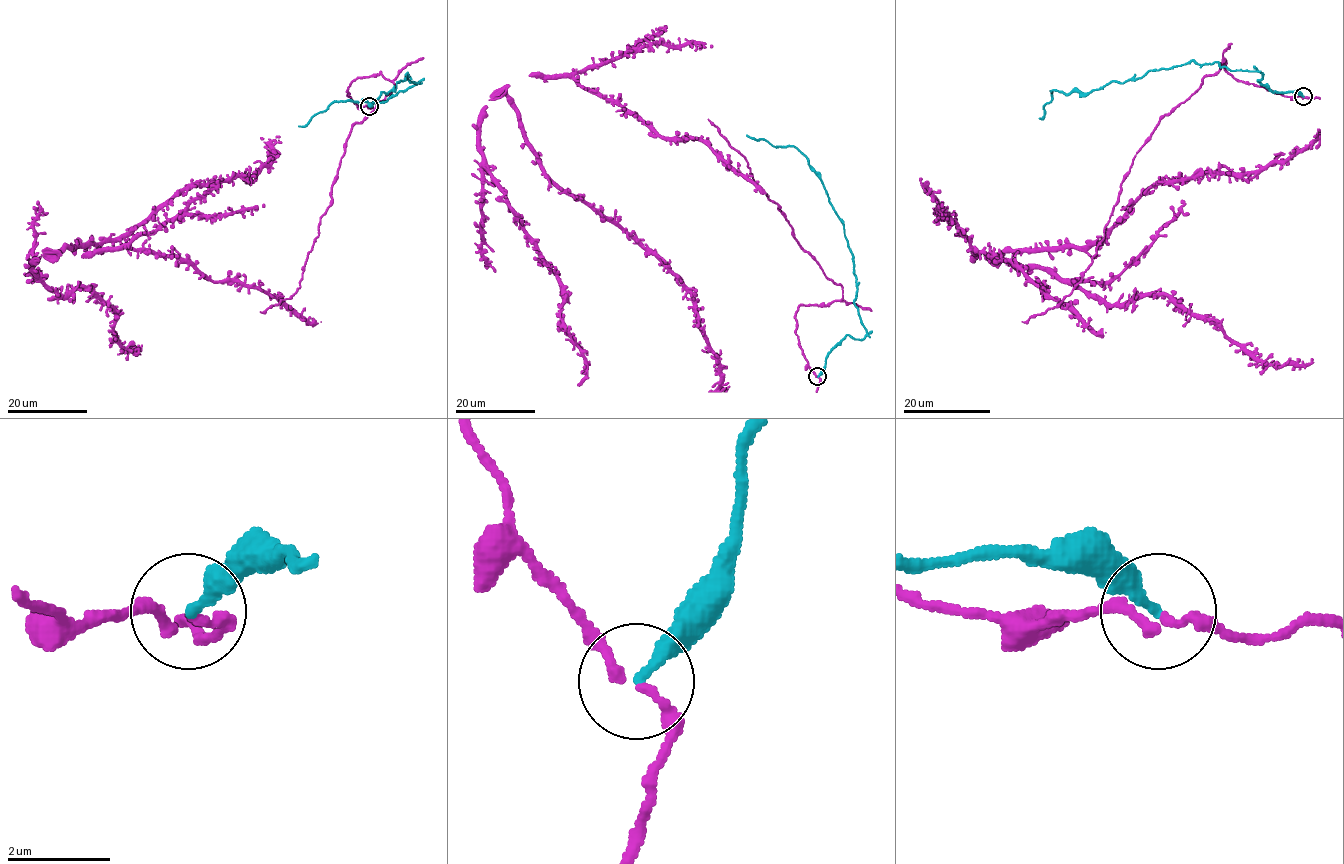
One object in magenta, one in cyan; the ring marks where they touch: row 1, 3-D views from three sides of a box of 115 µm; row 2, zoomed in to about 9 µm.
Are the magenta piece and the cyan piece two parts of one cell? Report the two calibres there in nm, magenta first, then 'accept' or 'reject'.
160 nm thick on the magenta side, 240 nm on the other; reject

